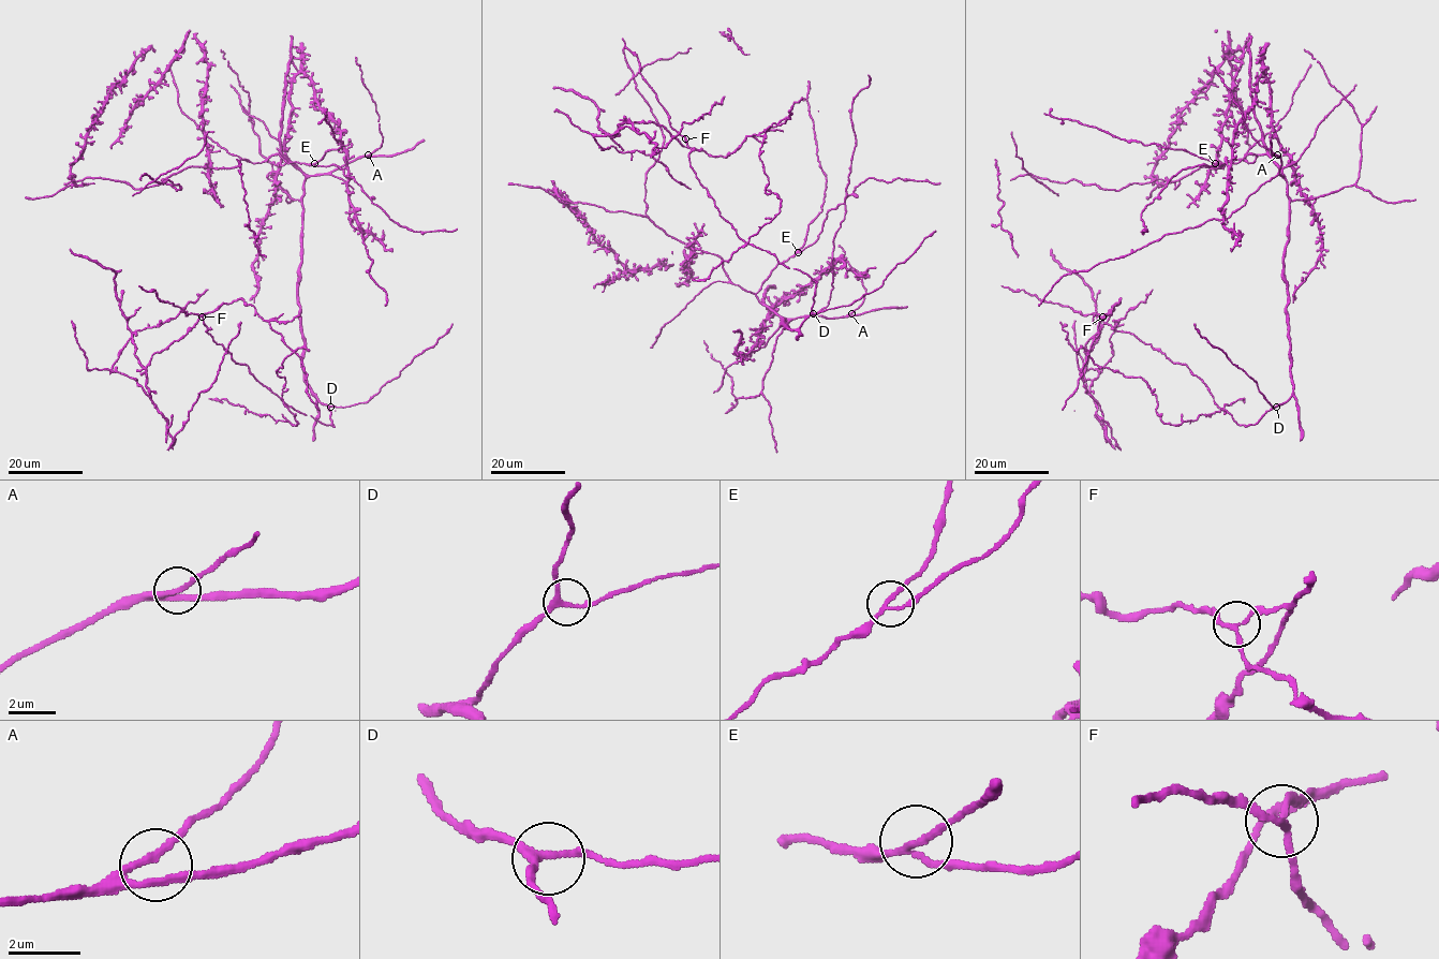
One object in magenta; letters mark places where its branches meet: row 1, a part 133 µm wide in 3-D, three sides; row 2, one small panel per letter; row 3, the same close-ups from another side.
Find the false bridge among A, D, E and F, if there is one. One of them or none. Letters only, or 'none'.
F

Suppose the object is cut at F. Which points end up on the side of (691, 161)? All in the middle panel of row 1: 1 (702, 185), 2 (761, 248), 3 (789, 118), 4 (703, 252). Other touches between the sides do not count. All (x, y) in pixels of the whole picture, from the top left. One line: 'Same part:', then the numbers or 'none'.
Same part: 1, 2, 4

